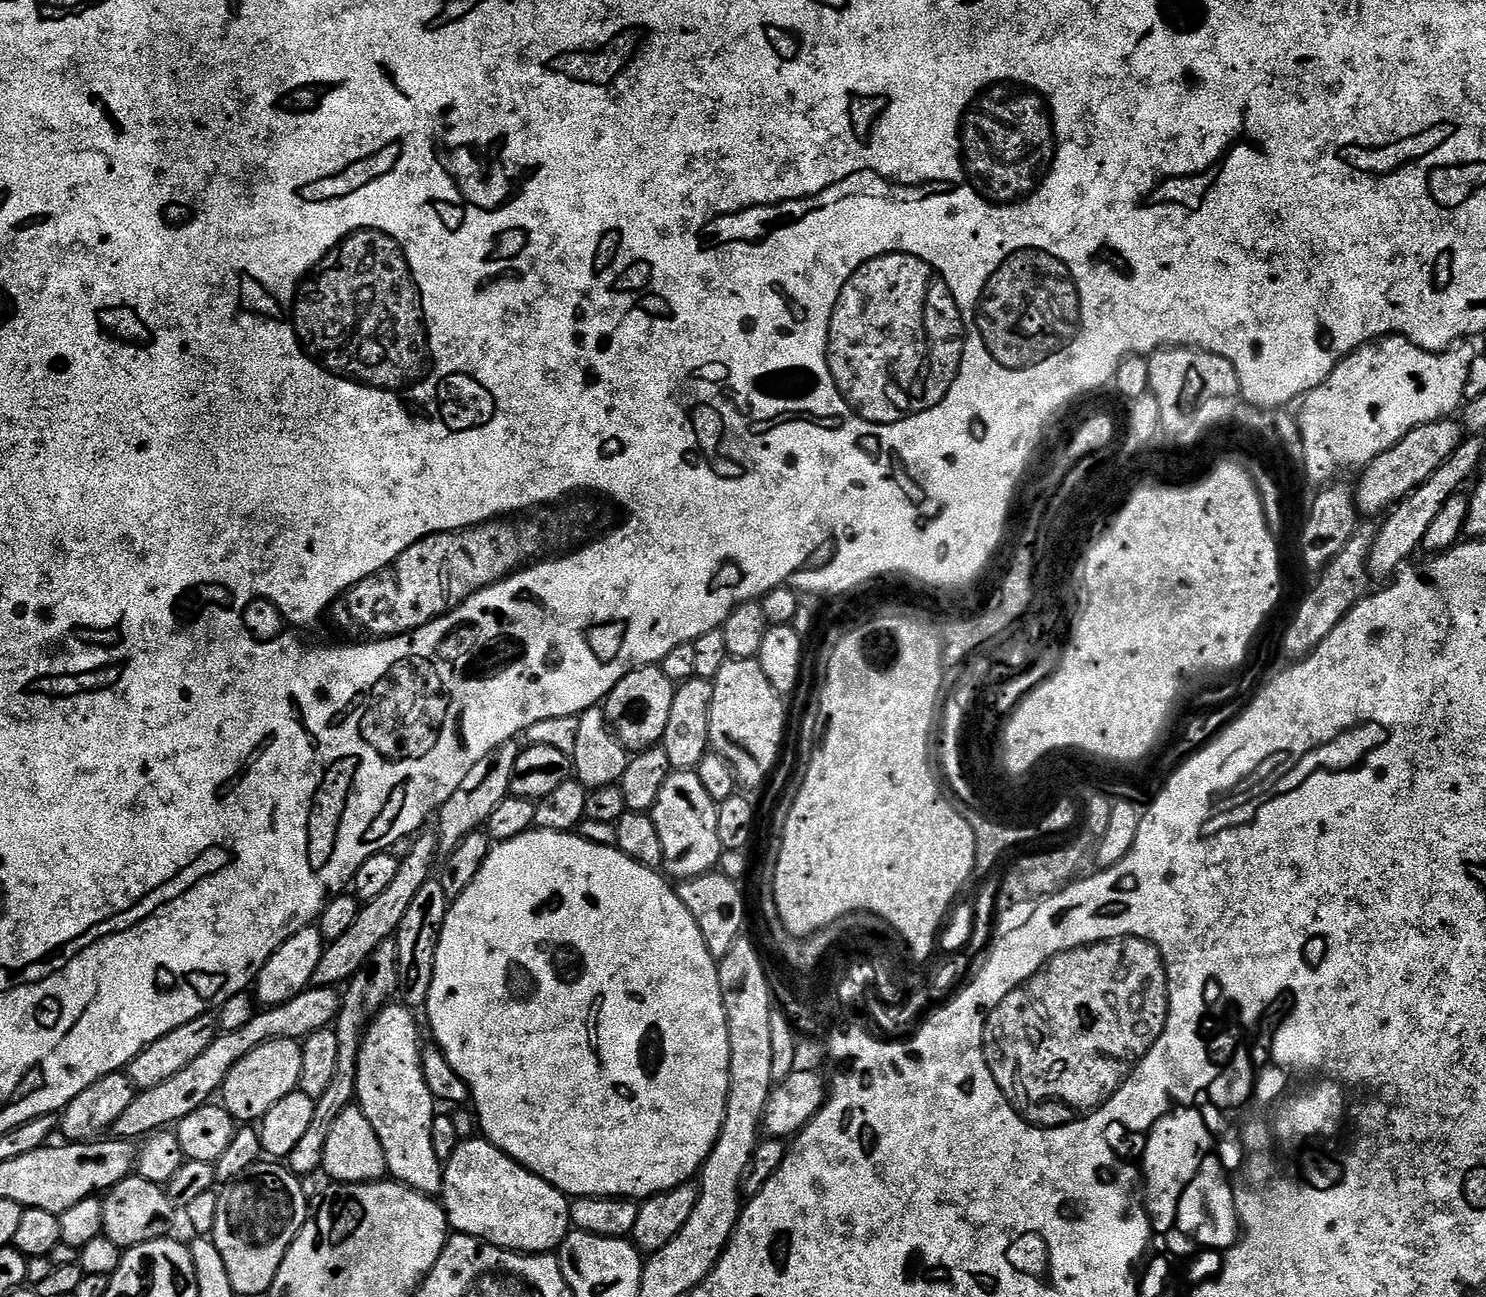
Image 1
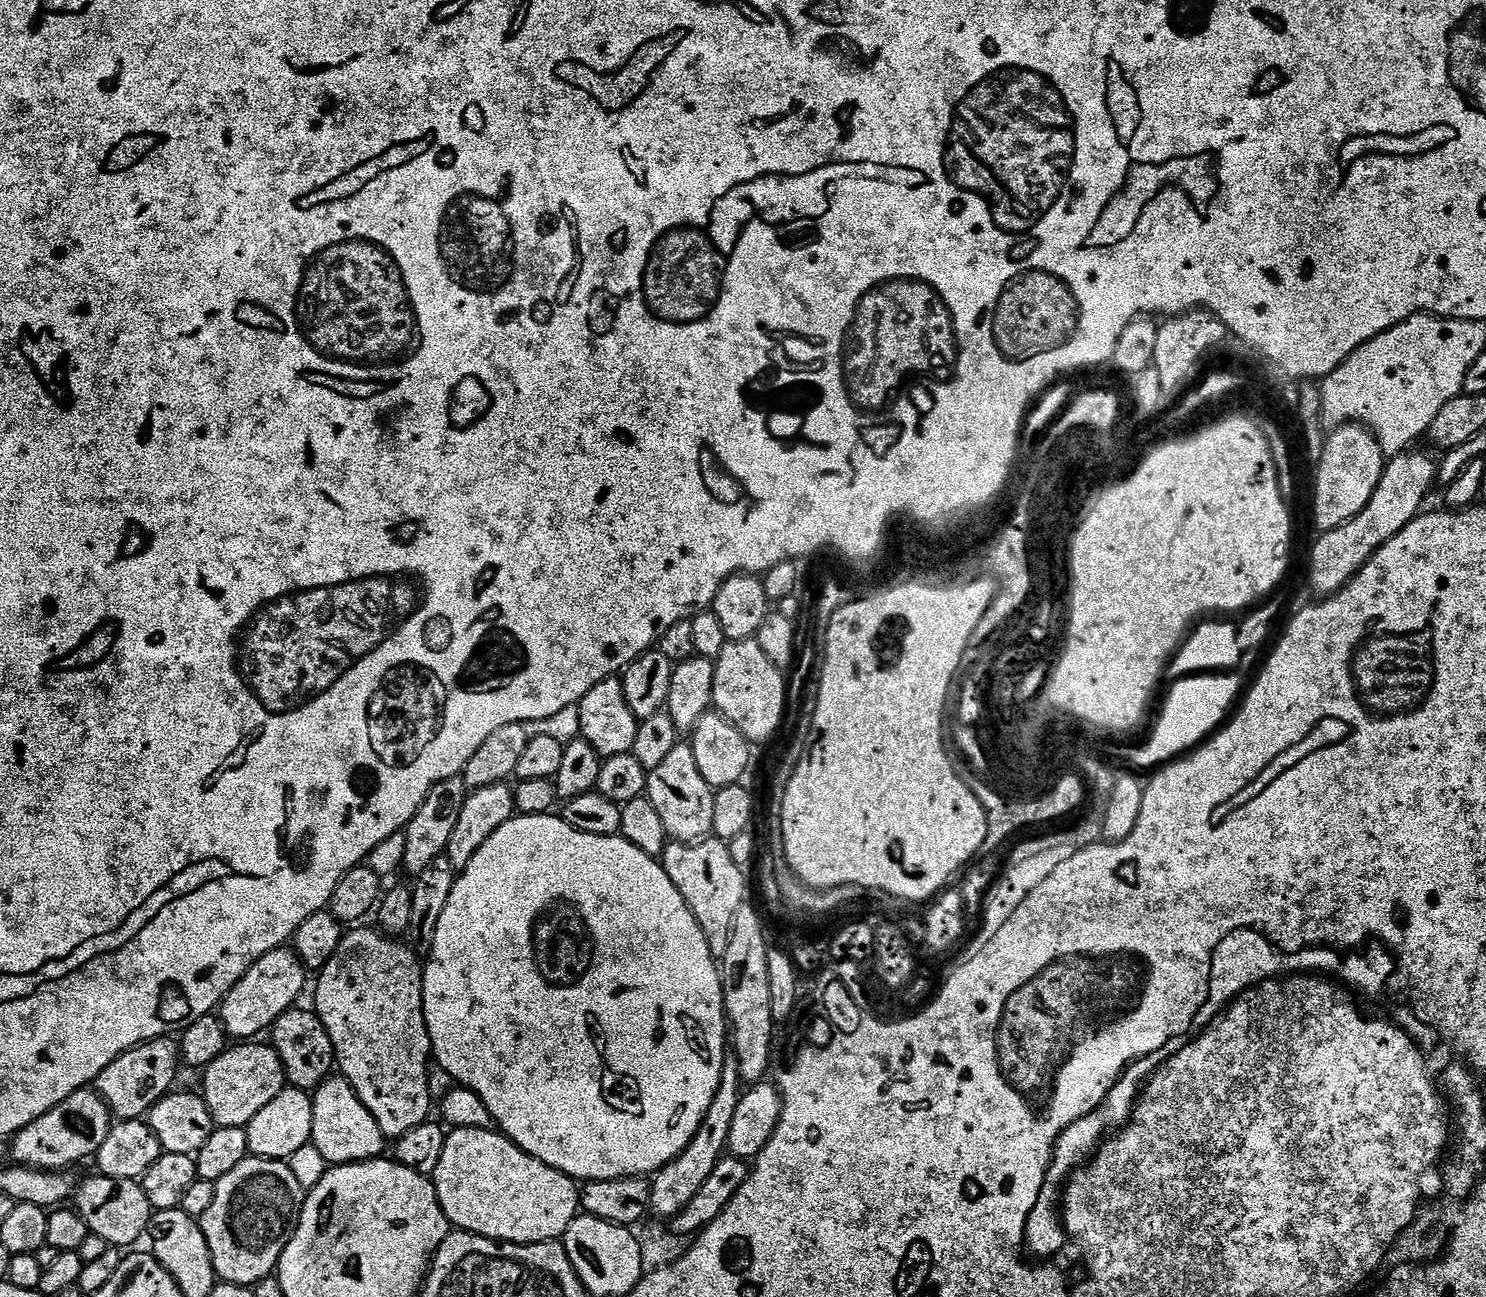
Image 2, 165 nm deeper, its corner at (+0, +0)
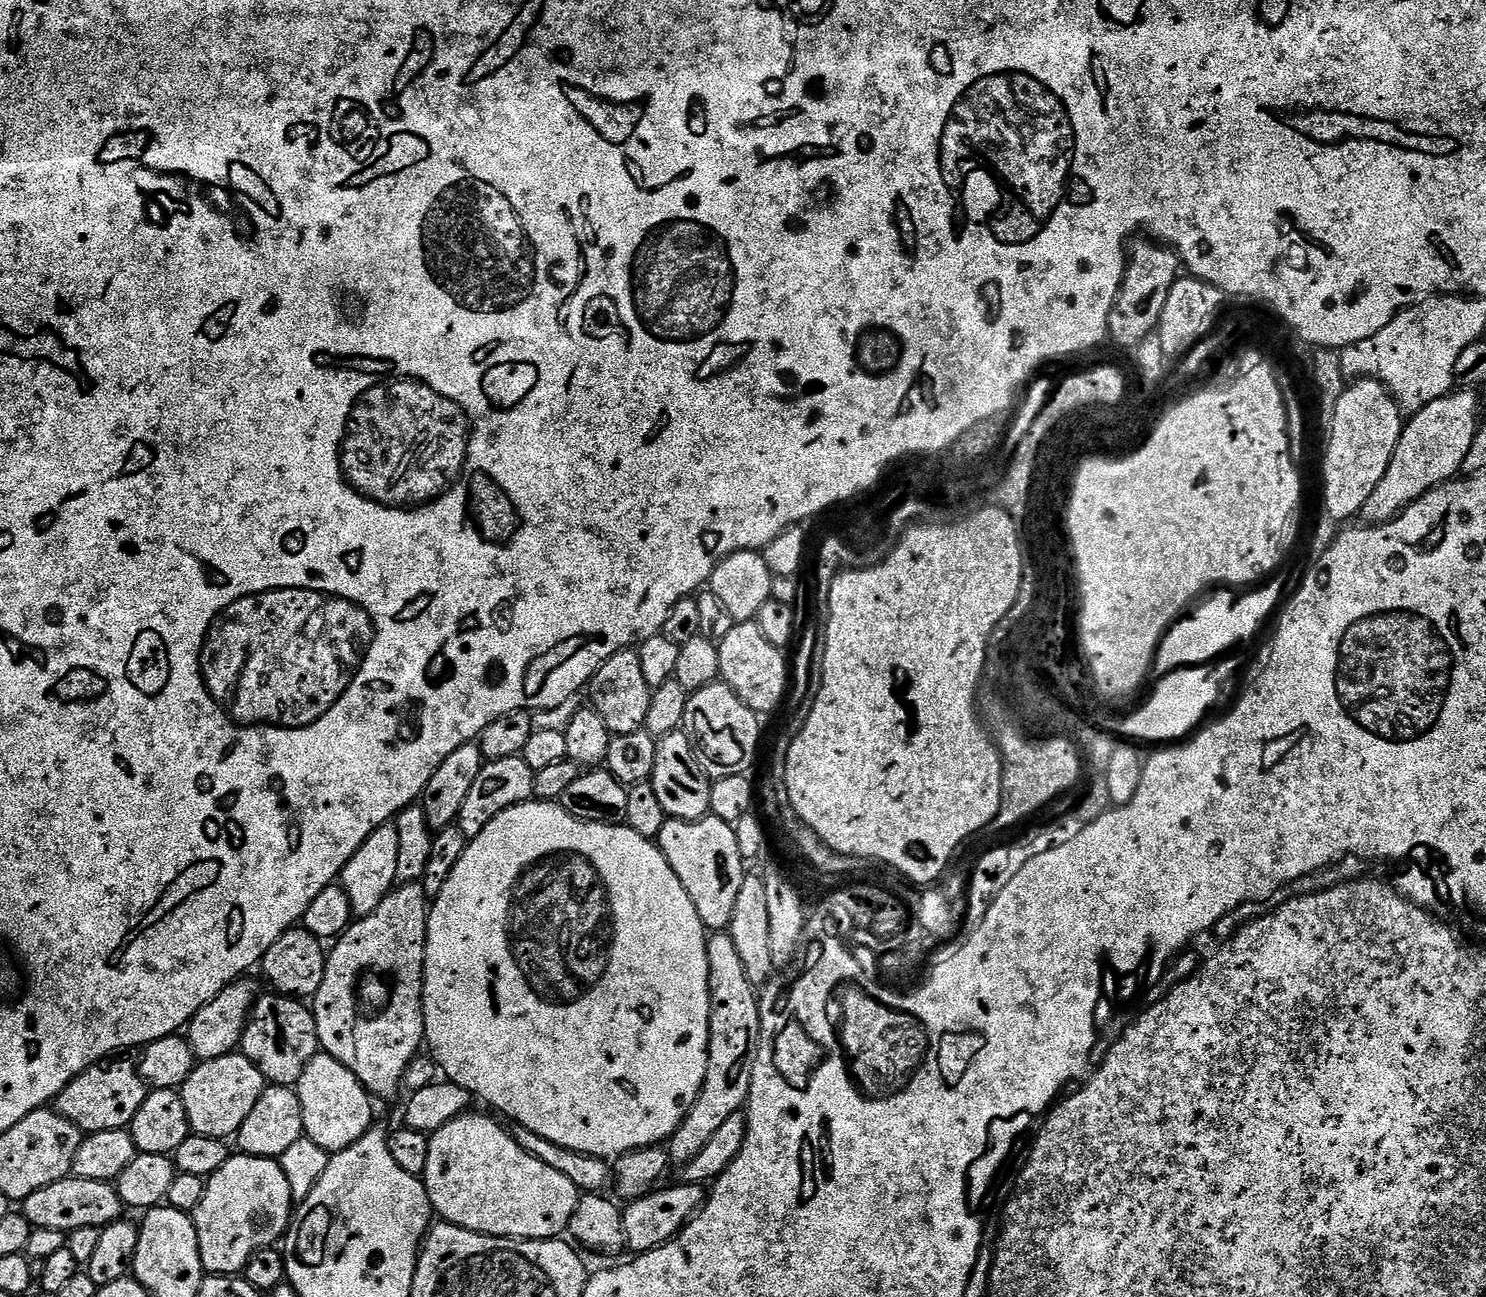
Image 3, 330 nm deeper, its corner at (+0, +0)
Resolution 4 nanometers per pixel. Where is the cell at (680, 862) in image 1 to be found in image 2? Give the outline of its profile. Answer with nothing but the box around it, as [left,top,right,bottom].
[647,742,714,844]

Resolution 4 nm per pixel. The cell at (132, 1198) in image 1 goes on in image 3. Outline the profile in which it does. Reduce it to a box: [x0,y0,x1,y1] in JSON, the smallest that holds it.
[22,1174,125,1234]

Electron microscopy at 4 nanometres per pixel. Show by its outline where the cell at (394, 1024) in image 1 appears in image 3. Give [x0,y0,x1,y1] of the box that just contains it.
[310,883,430,1100]

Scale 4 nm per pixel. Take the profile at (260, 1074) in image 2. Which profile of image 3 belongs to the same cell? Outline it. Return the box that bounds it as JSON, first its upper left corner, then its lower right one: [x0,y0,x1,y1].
[178,1054,265,1141]

